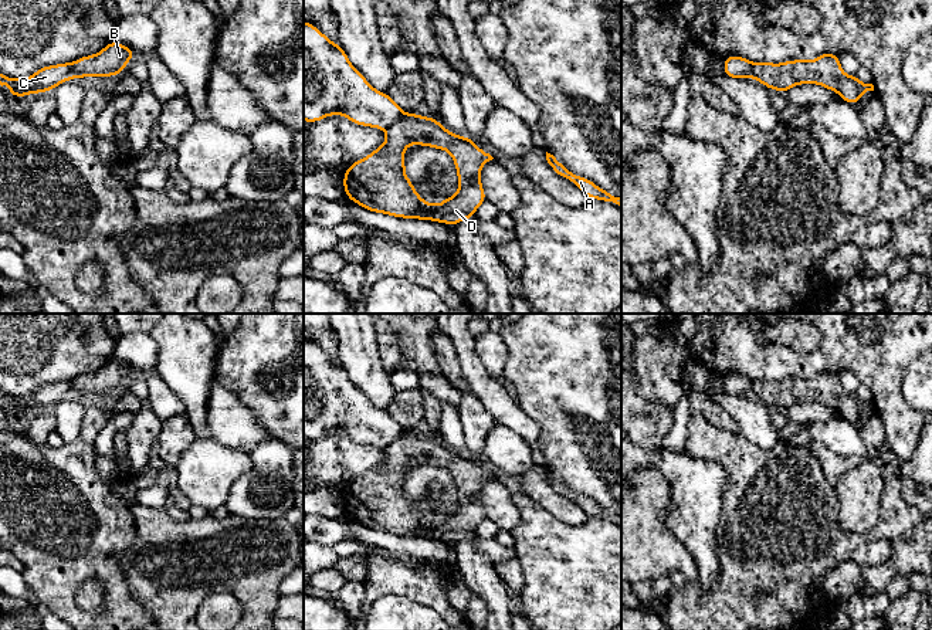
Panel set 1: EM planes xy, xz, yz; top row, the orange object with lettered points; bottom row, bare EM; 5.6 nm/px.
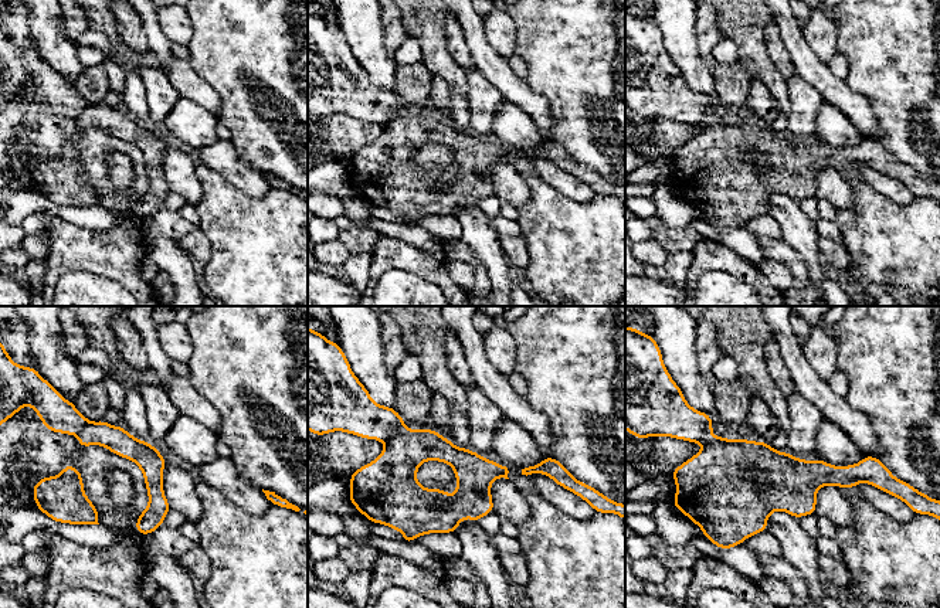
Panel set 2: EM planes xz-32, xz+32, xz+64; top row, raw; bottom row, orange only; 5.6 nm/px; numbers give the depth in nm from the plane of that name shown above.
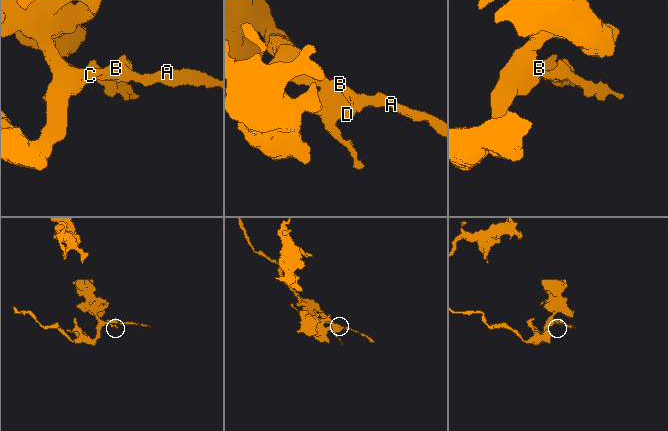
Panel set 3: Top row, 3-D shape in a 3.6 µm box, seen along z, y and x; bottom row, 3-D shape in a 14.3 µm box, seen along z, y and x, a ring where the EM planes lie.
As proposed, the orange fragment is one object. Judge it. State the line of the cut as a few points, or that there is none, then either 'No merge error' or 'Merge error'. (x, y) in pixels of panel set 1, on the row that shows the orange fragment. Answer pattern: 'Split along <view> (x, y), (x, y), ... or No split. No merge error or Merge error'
Split along xz (405, 114), (385, 129). Merge error

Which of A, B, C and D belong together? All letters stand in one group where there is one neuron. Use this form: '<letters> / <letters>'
A B D / C

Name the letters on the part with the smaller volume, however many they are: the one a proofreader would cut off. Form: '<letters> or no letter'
A, B, D

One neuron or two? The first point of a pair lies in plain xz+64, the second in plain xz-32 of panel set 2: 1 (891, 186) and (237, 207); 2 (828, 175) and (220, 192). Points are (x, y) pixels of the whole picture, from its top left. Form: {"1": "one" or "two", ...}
{"1": "two", "2": "two"}

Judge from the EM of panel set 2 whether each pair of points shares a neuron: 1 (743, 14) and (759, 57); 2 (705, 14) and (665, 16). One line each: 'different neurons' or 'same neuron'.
1: same neuron
2: different neurons

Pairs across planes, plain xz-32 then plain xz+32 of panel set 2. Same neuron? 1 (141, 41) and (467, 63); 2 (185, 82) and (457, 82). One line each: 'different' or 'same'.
1: same
2: different

